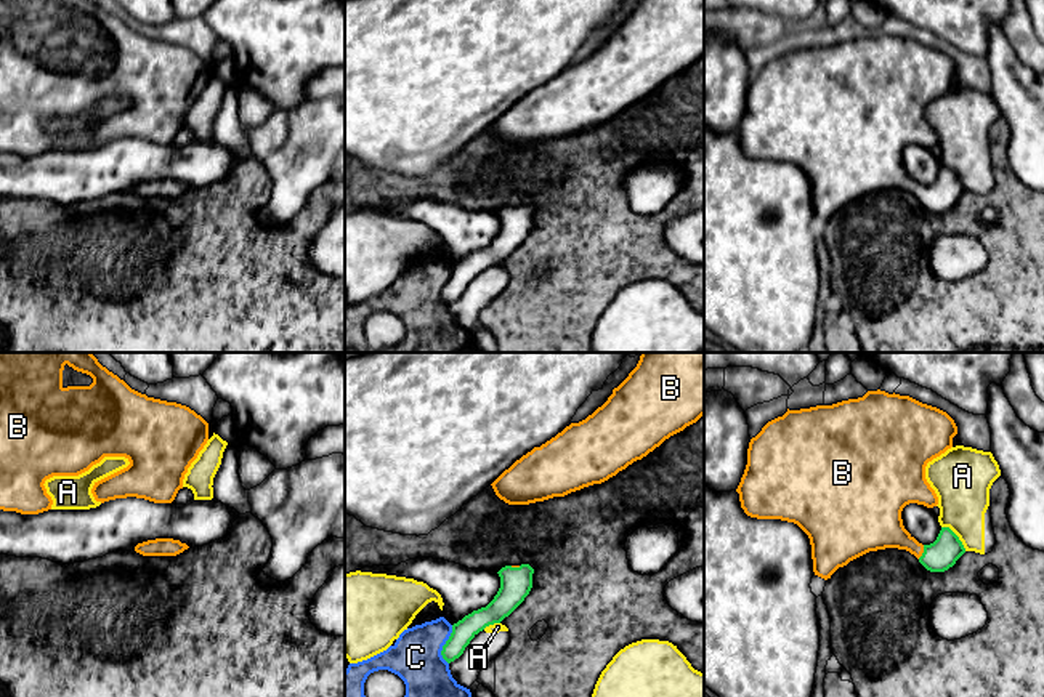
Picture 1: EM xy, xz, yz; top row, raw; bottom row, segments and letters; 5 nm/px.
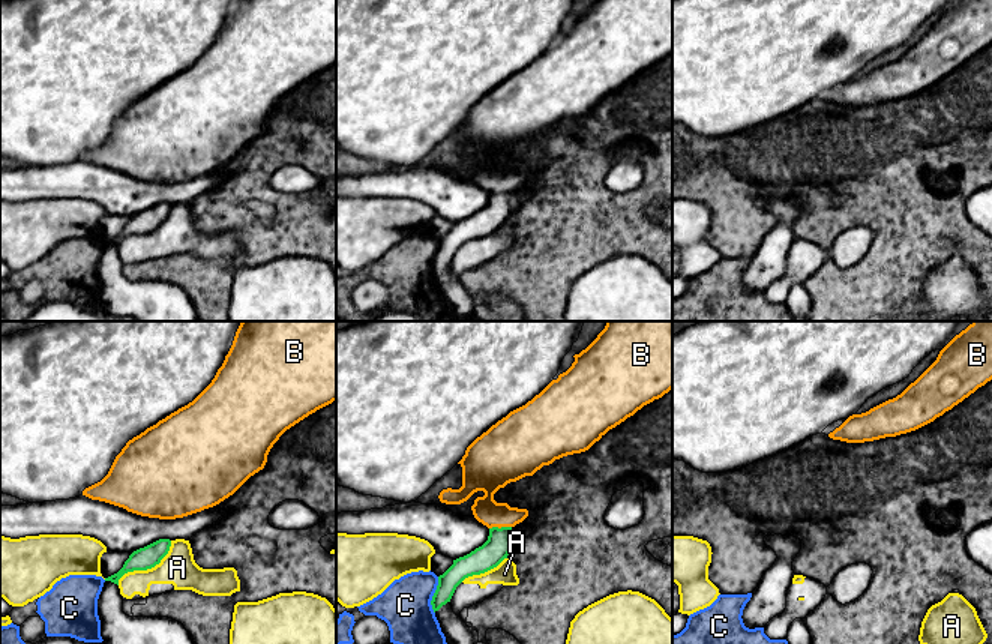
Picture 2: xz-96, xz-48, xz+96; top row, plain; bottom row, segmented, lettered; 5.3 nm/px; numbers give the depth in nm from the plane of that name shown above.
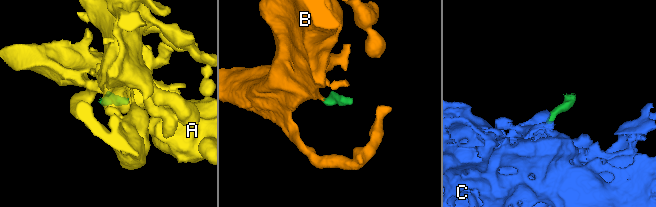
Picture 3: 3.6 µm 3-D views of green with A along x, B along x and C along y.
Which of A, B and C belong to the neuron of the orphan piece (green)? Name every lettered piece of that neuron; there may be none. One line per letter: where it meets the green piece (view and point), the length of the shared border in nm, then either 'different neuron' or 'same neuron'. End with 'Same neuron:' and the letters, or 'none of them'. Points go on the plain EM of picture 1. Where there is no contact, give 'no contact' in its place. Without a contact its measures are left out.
A: yz (956, 177) | 180 nm | different neuron
B: yz (924, 193) | 80 nm | same neuron
C: xz (445, 286) | 200 nm | different neuron
Same neuron: B

